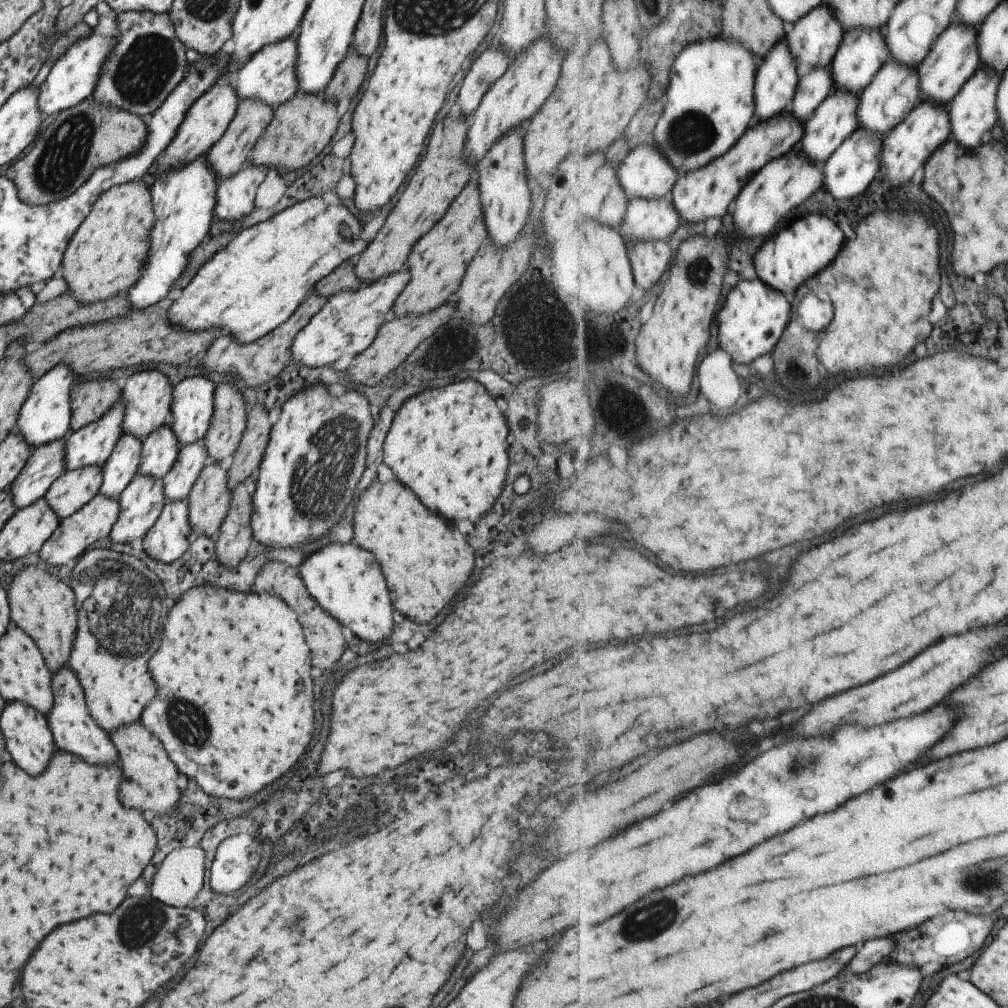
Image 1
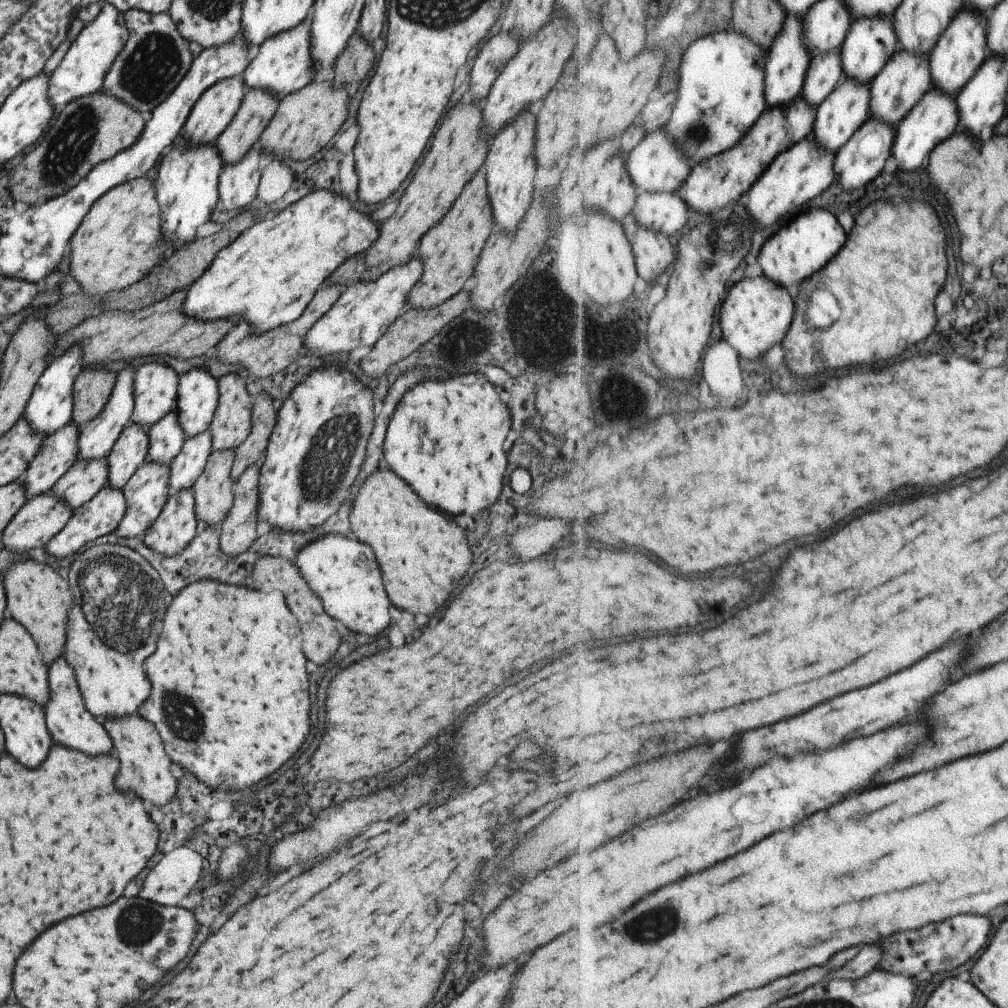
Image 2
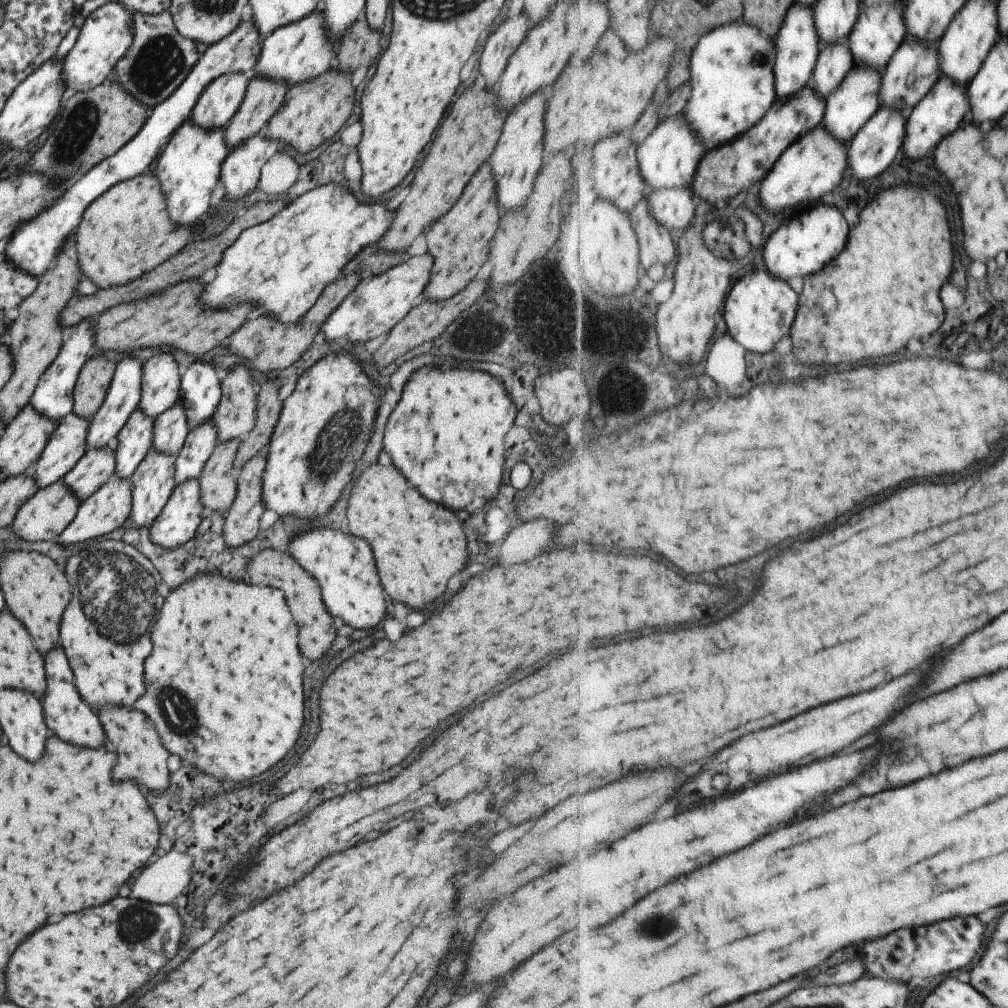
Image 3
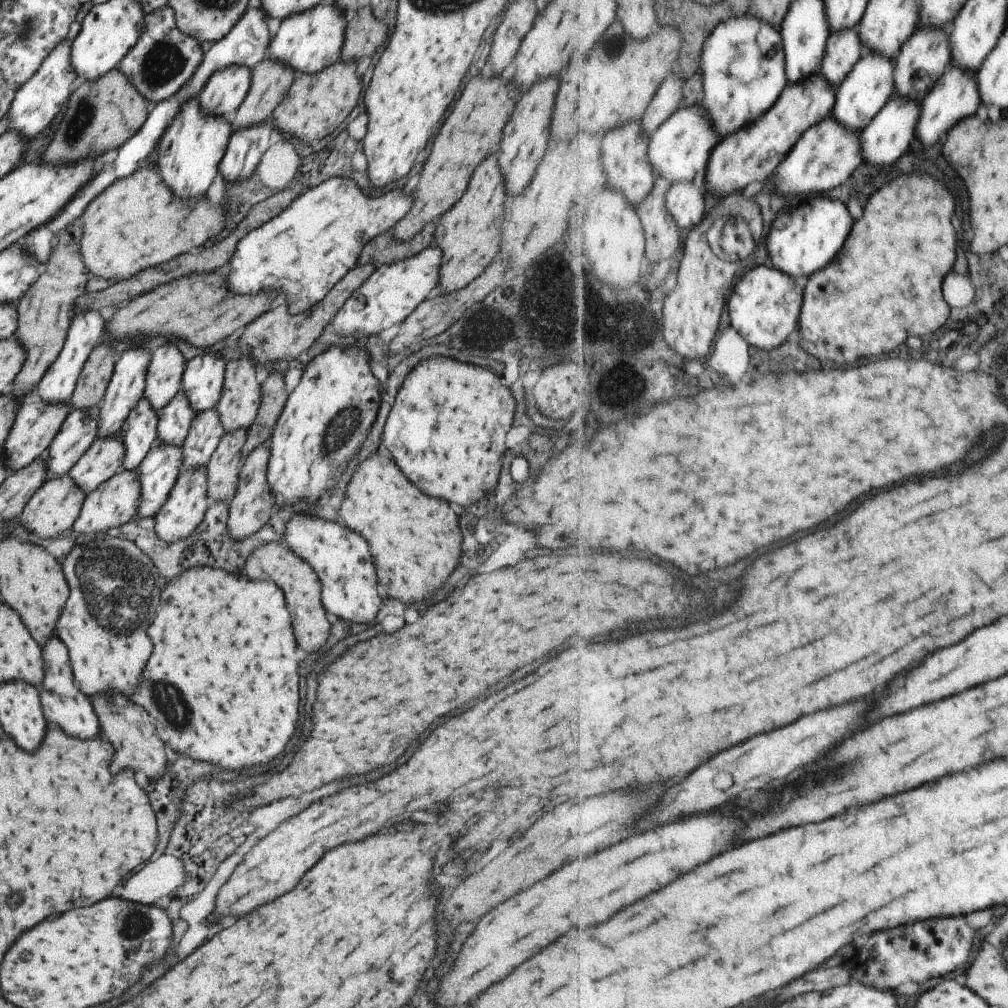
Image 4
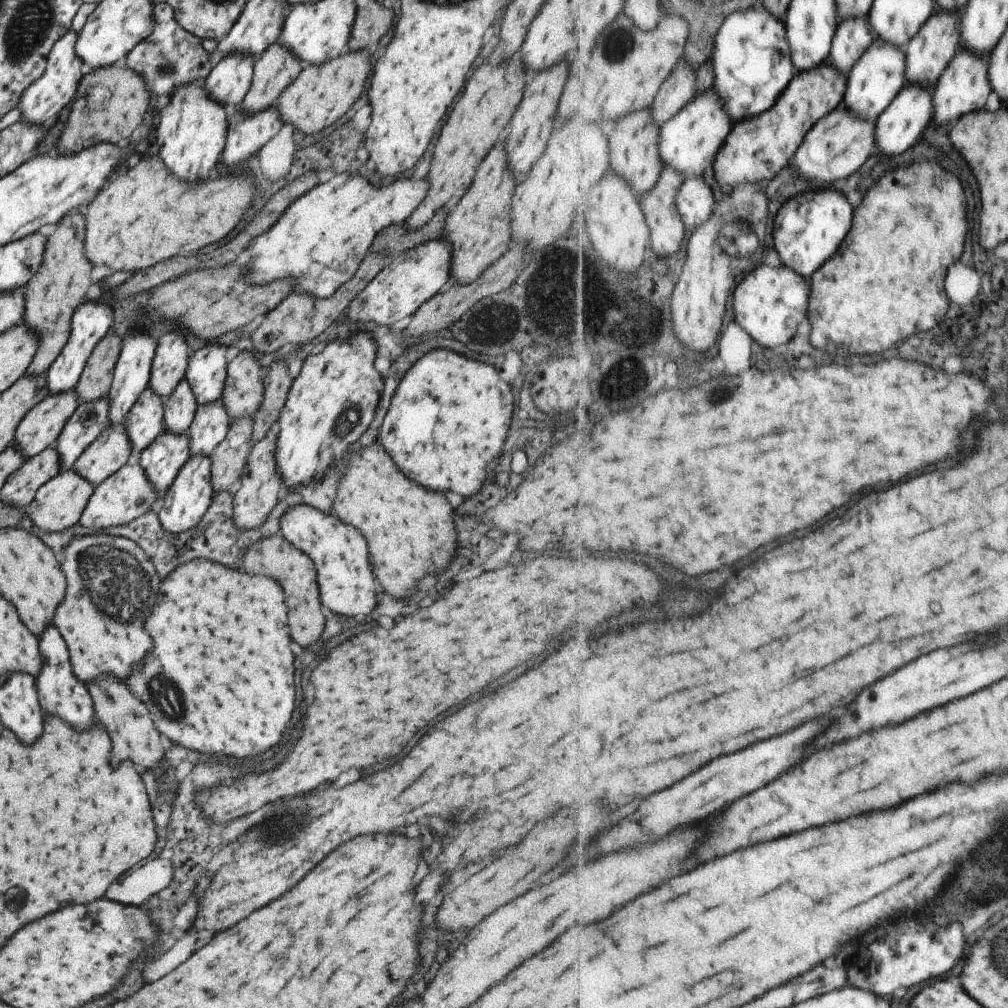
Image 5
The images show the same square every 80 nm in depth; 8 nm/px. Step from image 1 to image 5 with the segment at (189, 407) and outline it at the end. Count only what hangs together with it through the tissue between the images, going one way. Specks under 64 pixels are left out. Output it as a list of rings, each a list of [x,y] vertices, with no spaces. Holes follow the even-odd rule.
[[[207,342],[188,356],[184,379],[189,383],[198,405],[207,404],[222,396],[226,379],[227,362],[225,362],[225,347],[216,342]]]

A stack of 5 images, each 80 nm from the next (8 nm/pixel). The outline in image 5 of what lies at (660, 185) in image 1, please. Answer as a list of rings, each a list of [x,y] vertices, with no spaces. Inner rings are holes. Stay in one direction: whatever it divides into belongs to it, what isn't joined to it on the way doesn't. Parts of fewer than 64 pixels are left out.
[[[707,89],[662,126],[659,142],[665,166],[672,166],[684,177],[709,170],[714,166],[718,152],[733,130],[734,120],[726,109],[723,97],[717,89]]]

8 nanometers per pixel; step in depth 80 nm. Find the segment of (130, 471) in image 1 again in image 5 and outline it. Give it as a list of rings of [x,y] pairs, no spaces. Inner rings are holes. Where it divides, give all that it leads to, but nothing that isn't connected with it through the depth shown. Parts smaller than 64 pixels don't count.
[[[147,386],[126,412],[122,424],[132,446],[127,464],[137,463],[143,447],[153,442],[153,439],[164,430],[164,402]]]

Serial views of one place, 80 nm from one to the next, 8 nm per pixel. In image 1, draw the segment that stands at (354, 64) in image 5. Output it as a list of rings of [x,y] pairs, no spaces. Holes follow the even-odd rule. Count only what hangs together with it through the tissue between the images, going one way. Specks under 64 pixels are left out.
[[[296,92],[287,102],[282,102],[275,108],[271,120],[253,145],[249,162],[252,165],[265,165],[267,168],[275,167],[281,172],[297,170],[309,164],[335,134],[339,122],[335,111],[336,103],[333,99],[323,97],[323,92]]]

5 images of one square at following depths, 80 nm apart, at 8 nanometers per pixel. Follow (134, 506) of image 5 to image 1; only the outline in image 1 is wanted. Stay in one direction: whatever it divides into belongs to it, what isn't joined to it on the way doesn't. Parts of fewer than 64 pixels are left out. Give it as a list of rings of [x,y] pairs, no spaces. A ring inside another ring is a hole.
[[[97,493],[89,502],[79,507],[73,514],[60,520],[54,533],[41,545],[38,556],[51,566],[60,566],[86,551],[95,540],[103,540],[110,533],[112,524],[117,520],[119,503],[117,498],[107,498]]]

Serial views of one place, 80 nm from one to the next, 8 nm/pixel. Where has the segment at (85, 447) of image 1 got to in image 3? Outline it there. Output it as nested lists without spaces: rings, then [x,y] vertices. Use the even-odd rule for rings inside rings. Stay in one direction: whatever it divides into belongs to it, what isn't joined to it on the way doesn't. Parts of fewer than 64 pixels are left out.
[[[124,354],[123,358],[115,363],[113,376],[107,387],[103,402],[95,414],[89,418],[90,425],[86,434],[87,448],[98,449],[114,442],[119,429],[138,406],[142,375],[141,369],[141,361],[133,357],[132,354]]]

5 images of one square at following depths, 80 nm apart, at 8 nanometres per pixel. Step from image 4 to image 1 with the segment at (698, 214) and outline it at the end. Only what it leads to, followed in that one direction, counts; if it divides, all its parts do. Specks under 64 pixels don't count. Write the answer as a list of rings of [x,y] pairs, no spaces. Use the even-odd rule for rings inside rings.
[[[670,196],[661,198],[632,198],[619,232],[627,243],[633,241],[667,240],[683,224],[682,214],[675,208]]]

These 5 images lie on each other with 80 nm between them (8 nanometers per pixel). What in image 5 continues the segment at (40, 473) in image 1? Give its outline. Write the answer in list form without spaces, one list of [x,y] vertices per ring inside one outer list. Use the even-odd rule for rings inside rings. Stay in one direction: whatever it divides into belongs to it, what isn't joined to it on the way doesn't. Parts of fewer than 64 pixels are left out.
[[[107,396],[79,403],[56,438],[55,450],[60,460],[60,472],[71,469],[79,455],[108,425]]]

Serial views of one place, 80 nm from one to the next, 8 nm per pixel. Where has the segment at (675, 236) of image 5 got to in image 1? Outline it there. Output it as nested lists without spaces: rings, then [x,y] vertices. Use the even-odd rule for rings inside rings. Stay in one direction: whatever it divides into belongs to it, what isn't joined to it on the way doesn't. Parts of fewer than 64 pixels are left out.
[[[668,240],[633,241],[627,245],[636,284],[649,290],[669,268],[673,250]]]

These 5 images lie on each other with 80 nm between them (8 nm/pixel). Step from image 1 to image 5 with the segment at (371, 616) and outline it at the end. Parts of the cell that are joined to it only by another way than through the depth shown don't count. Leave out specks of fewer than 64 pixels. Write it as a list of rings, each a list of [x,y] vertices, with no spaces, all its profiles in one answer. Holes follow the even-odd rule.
[[[299,503],[290,506],[279,519],[279,534],[295,548],[303,551],[313,563],[316,583],[319,584],[321,604],[335,614],[343,616],[367,616],[375,604],[375,577],[372,575],[365,540],[361,532],[349,524],[335,518],[333,512],[324,513],[315,507]]]

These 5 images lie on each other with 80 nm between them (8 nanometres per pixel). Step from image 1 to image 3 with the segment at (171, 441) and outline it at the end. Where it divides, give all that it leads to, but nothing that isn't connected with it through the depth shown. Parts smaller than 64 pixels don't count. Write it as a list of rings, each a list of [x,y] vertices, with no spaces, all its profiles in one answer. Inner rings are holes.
[[[180,398],[153,419],[152,448],[160,453],[176,455],[189,432]]]

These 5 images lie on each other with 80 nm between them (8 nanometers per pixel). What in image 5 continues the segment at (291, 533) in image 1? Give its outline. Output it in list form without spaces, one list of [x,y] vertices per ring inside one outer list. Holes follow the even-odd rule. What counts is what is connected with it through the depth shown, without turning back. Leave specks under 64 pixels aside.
[[[361,331],[347,339],[331,339],[319,352],[305,357],[297,376],[291,381],[285,402],[274,425],[278,434],[274,461],[284,485],[283,491],[318,481],[324,470],[335,459],[346,457],[363,429],[369,426],[384,387],[381,376],[373,367],[376,348],[371,335]]]

